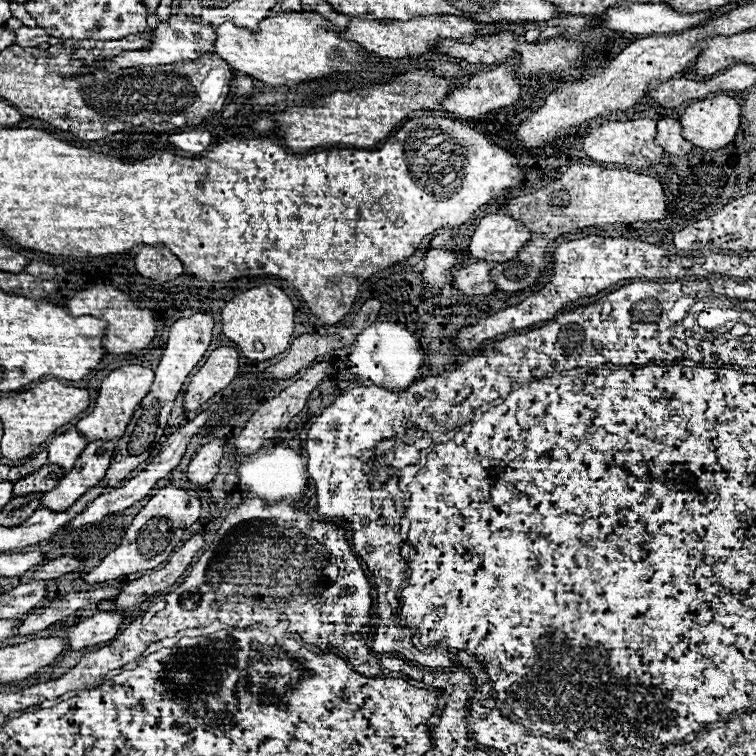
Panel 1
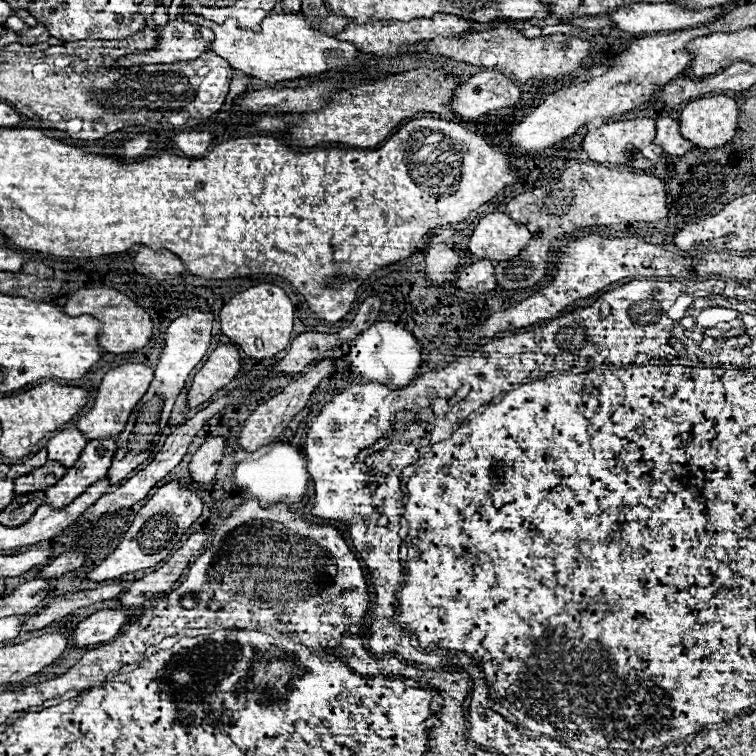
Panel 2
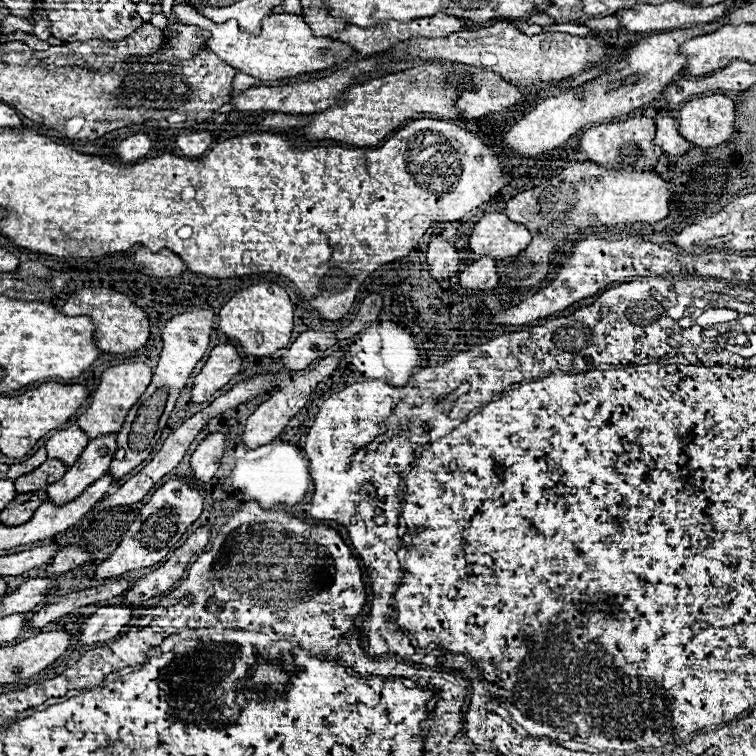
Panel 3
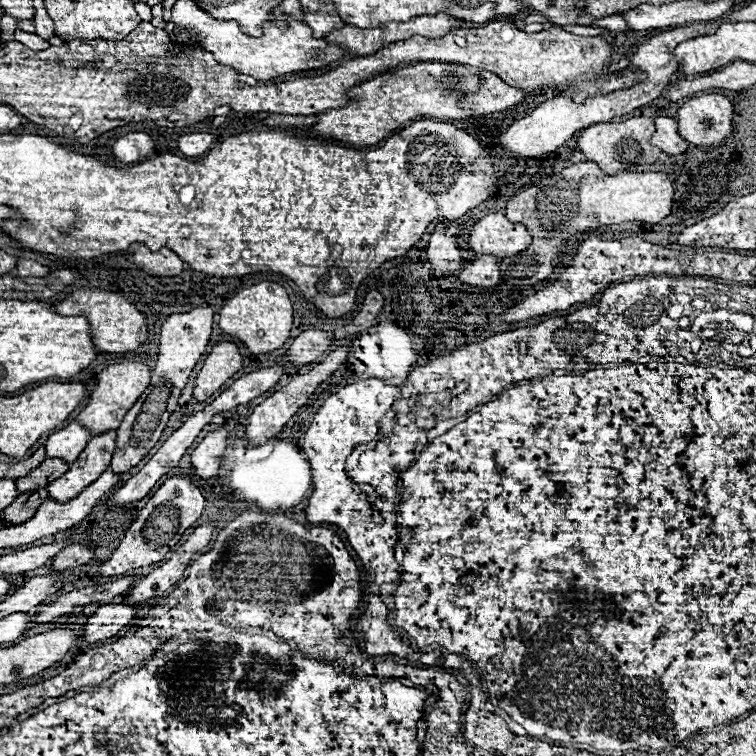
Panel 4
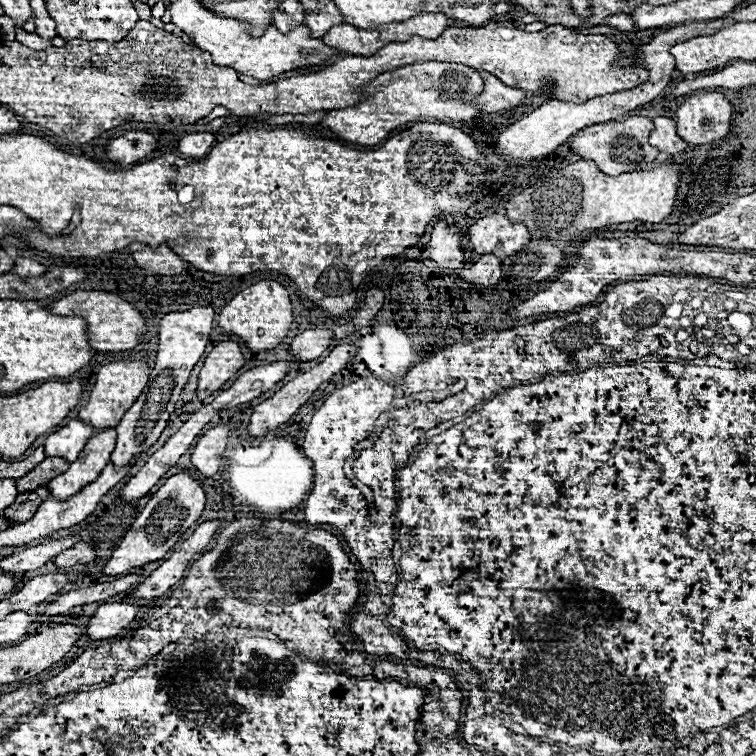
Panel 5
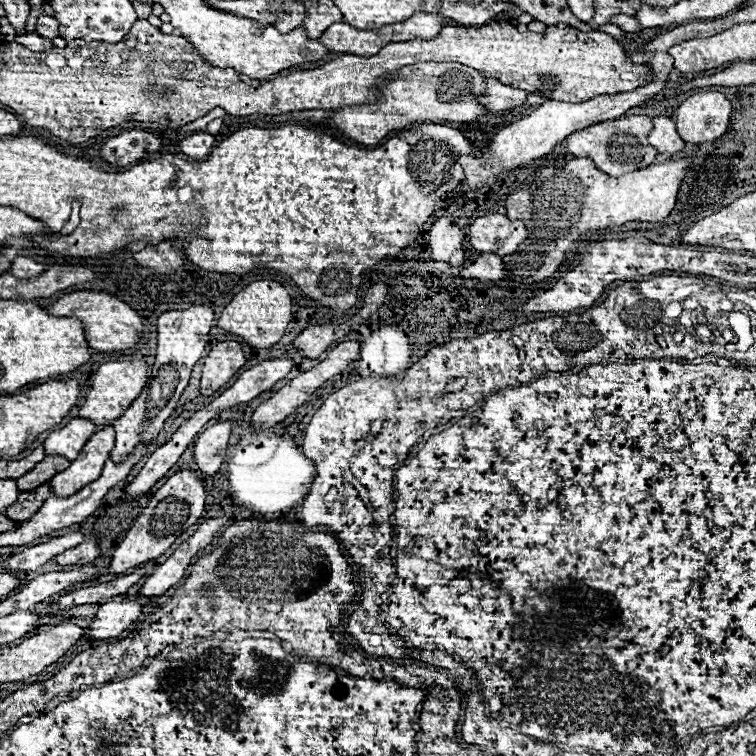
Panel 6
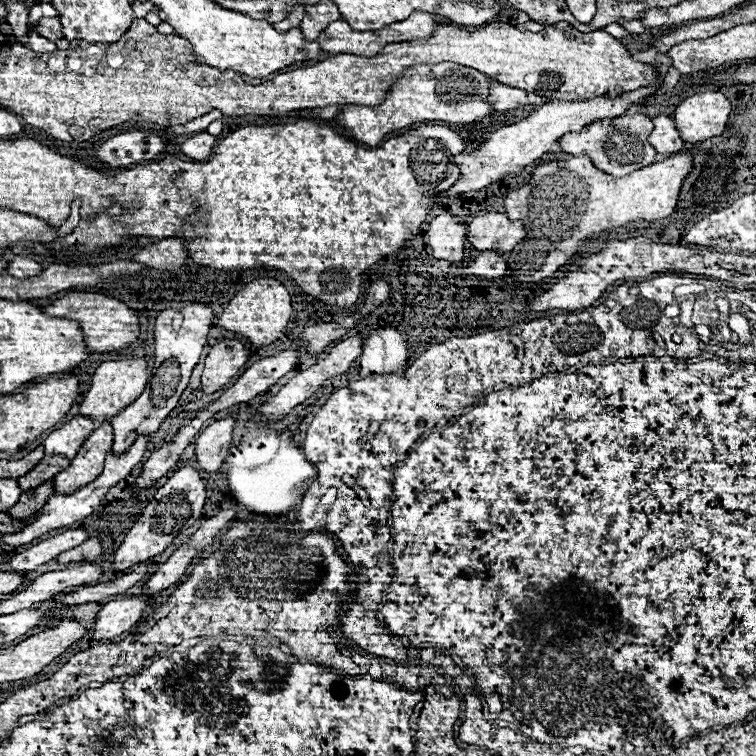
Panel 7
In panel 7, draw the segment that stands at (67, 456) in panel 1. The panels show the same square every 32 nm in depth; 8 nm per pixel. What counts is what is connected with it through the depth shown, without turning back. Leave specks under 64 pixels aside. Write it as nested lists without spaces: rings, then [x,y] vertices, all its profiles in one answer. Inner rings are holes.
[[[74,416],[68,424],[64,424],[62,428],[54,430],[46,440],[46,454],[54,454],[54,452],[62,452],[62,456],[70,456],[74,458],[78,448],[82,446],[82,440],[96,428],[96,424],[86,418],[86,416]]]

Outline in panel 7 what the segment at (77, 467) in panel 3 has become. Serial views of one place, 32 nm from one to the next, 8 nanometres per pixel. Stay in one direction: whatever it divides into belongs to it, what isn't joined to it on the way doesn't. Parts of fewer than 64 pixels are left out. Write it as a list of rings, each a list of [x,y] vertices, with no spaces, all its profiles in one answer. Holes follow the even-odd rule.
[[[106,420],[84,440],[72,464],[54,476],[56,492],[76,492],[76,488],[82,488],[82,484],[90,484],[90,480],[102,472],[102,464],[106,452],[112,448],[112,442],[112,426]]]

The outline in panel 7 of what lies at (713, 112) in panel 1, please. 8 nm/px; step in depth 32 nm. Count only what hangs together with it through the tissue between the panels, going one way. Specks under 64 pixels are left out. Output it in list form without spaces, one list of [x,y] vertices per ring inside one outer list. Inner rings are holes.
[[[700,92],[686,98],[674,112],[674,122],[684,142],[704,142],[720,136],[728,124],[731,103],[722,92]]]

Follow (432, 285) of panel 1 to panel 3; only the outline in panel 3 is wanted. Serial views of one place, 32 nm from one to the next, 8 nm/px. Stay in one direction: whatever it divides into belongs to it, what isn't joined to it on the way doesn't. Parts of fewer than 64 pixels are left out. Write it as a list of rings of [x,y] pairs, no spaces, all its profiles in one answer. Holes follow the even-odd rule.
[[[440,234],[432,236],[432,242],[428,244],[426,250],[426,262],[430,266],[432,278],[436,278],[436,280],[446,280],[454,272],[460,270],[458,252],[456,252],[454,244],[450,240],[442,238]]]

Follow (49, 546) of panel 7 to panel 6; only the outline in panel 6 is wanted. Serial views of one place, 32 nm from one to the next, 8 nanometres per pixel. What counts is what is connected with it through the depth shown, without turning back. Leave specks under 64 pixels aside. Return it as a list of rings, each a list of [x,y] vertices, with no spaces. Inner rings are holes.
[[[68,532],[56,538],[50,538],[44,544],[36,544],[32,548],[26,548],[20,554],[14,554],[10,558],[6,558],[2,564],[8,566],[12,572],[28,572],[28,570],[36,570],[38,566],[50,562],[54,556],[58,556],[60,552],[74,548],[78,544],[84,542],[84,534],[82,532]]]

